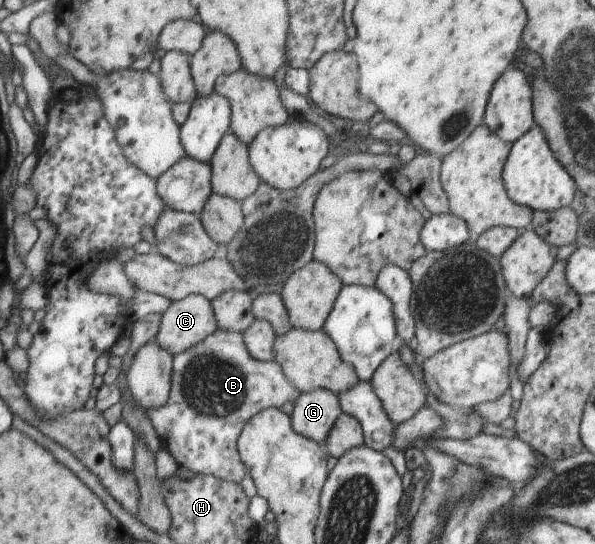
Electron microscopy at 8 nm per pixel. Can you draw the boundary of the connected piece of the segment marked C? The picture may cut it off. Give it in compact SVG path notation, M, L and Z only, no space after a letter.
M191 294L166 309L155 340L175 355L205 341L217 329L219 321L212 301Z

